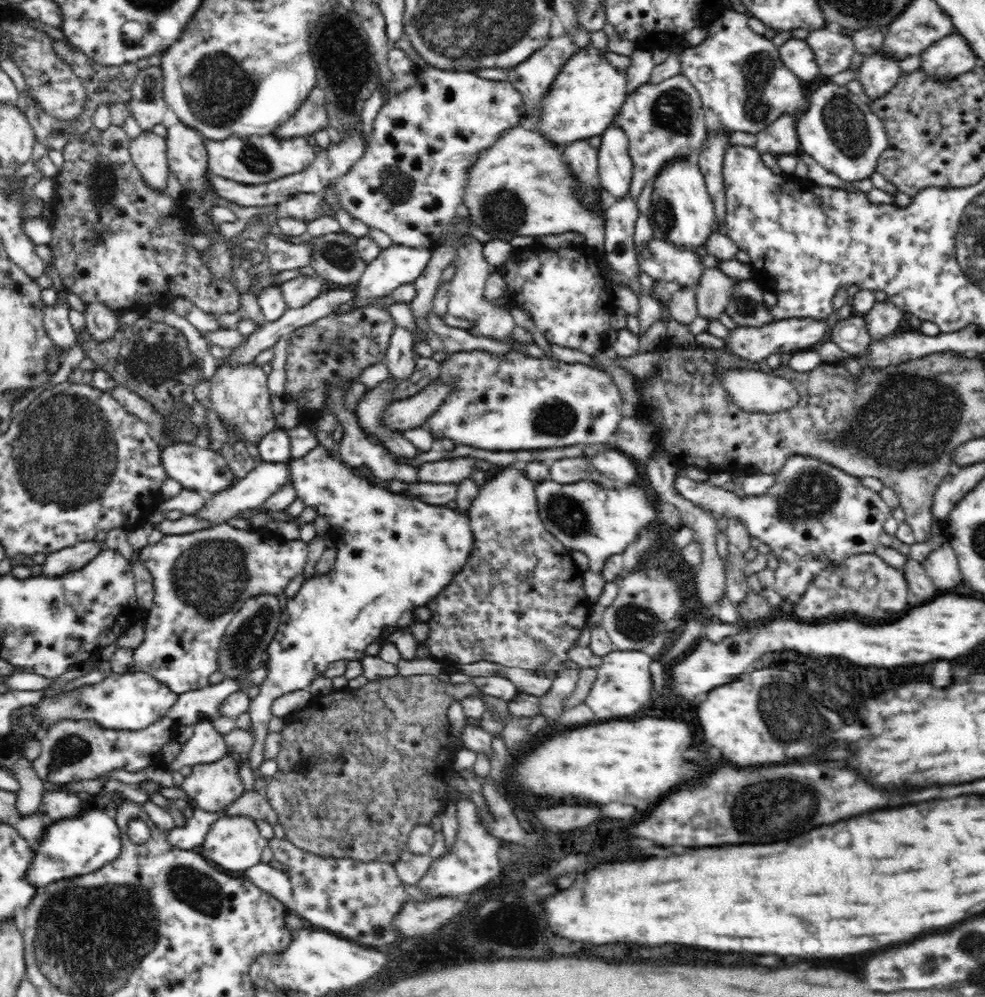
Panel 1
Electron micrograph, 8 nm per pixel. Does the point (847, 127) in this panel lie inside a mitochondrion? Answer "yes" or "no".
yes

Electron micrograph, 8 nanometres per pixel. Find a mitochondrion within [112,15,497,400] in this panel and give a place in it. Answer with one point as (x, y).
(215, 96)

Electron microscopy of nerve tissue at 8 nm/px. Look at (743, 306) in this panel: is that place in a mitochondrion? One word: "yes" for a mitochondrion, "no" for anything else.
yes

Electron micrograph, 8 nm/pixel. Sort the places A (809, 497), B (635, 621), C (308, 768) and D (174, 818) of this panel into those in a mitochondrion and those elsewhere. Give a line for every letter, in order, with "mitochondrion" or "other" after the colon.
A: mitochondrion
B: mitochondrion
C: mitochondrion
D: other

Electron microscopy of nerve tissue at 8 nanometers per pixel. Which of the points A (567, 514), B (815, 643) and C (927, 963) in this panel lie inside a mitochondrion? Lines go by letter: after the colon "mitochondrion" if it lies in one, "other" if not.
A: mitochondrion
B: other
C: mitochondrion

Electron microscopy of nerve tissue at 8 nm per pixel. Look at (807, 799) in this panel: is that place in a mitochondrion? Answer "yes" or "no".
yes

